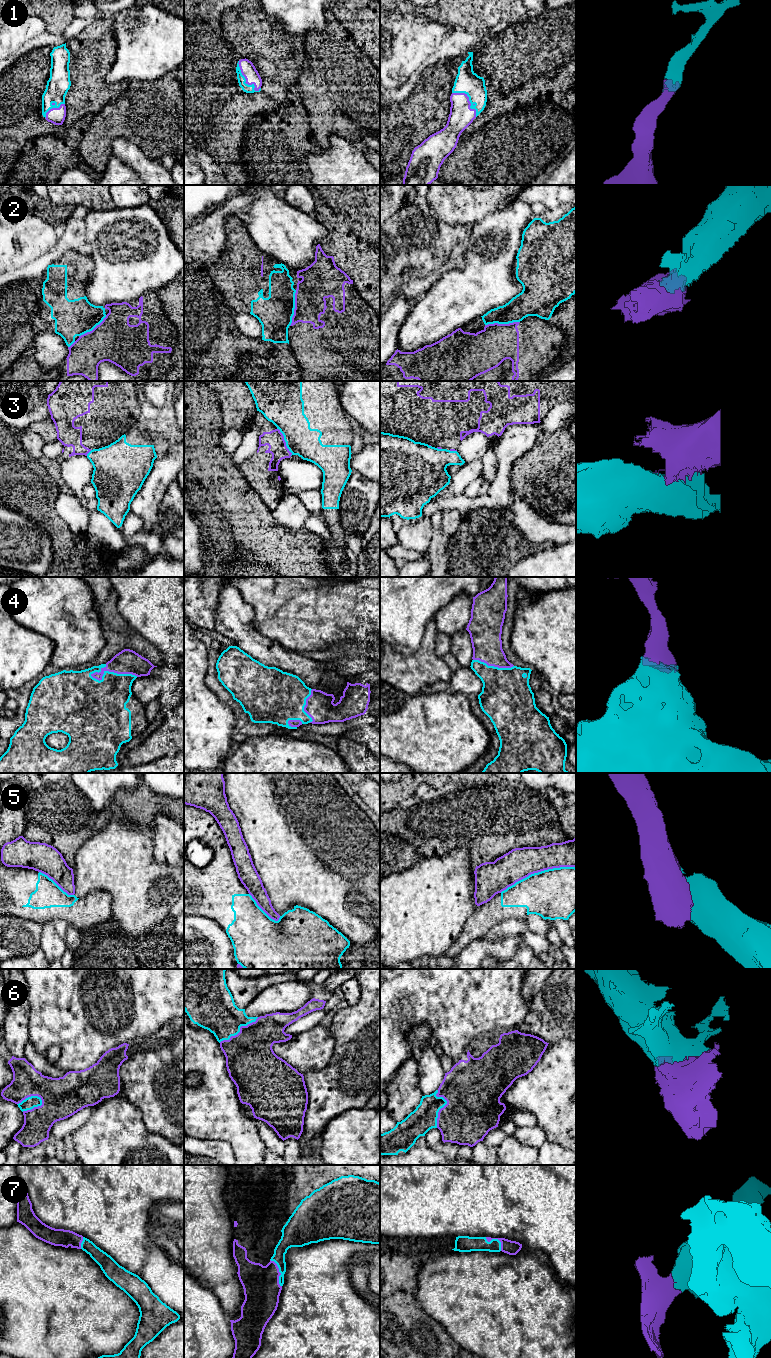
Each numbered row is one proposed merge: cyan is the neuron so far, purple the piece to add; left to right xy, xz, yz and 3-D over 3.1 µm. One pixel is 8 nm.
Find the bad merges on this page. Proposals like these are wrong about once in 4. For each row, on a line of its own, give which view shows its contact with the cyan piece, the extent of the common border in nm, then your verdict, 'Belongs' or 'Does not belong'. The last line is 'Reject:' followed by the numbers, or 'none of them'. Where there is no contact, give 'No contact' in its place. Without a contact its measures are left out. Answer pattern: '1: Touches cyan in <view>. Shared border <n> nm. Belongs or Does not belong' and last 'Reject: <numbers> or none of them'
1: Touches cyan in yz. Shared border 280 nm. Belongs
2: Touches cyan in xz. Shared border 300 nm. Does not belong
3: Touches cyan in xz. Shared border 260 nm. Does not belong
4: Touches cyan in xy. Shared border 380 nm. Belongs
5: Touches cyan in yz. Shared border 650 nm. Does not belong
6: Touches cyan in xy. Shared border 220 nm. Belongs
7: Touches cyan in xz. Shared border 240 nm. Belongs
Reject: 2, 3, 5

